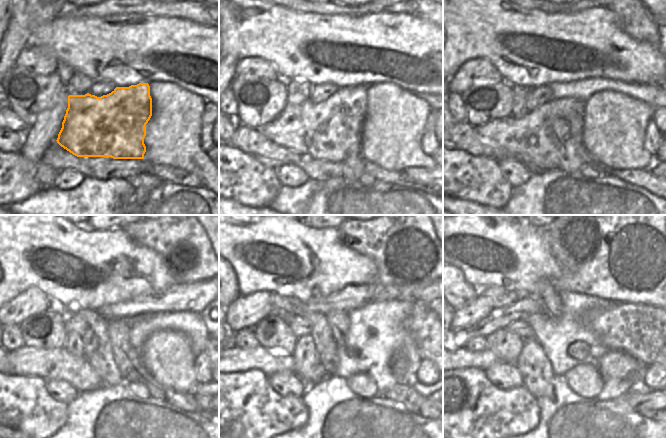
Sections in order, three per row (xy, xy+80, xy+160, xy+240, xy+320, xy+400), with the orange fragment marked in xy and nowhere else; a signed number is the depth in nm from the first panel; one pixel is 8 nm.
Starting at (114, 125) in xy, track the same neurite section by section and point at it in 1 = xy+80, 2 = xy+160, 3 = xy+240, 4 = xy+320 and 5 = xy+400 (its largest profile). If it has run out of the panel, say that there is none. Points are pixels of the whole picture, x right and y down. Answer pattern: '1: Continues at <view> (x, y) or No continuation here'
1: Continues at xy+80 (329, 131)
2: Continues at xy+160 (530, 136)
3: Continues at xy+240 (60, 364)
4: Continues at xy+320 (268, 362)
5: Continues at xy+400 (463, 358).

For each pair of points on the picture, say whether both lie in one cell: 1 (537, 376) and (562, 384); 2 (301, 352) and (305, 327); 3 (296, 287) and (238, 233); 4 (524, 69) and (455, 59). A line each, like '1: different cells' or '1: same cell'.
1: different cells
2: different cells
3: same cell
4: same cell

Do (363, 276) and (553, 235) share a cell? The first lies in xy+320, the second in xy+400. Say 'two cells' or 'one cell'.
two cells

